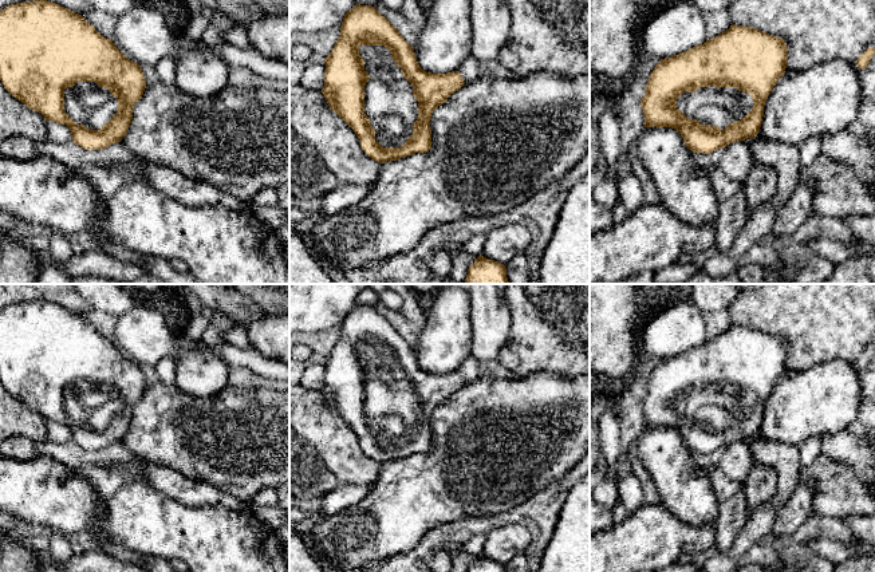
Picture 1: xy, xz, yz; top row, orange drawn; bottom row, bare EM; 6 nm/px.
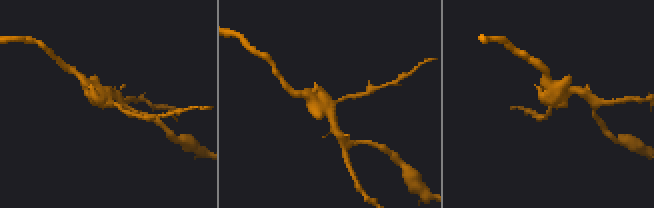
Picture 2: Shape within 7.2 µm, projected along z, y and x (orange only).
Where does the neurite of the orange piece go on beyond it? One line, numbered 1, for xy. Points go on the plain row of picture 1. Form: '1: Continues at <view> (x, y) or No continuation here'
1: Continues at xy (87, 403)

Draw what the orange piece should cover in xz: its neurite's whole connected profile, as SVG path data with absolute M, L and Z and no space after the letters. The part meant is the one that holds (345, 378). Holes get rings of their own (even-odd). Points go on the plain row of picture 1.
M356 304L344 315L340 335L324 364L324 388L320 392L330 409L354 430L362 450L381 463L427 453L433 411L465 384L458 371L423 371L414 348L371 305Z

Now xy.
M47 300L11 304L0 311L0 380L4 388L48 422L66 425L72 442L86 450L102 450L127 434L135 403L146 380L138 363L127 359L79 313Z

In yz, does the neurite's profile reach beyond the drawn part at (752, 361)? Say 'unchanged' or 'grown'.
grown

